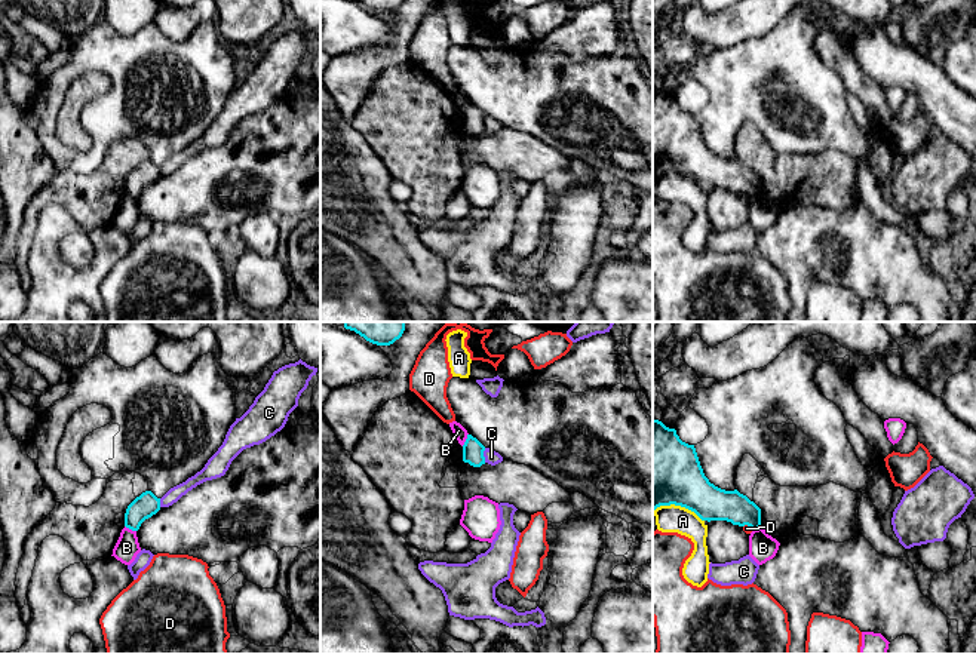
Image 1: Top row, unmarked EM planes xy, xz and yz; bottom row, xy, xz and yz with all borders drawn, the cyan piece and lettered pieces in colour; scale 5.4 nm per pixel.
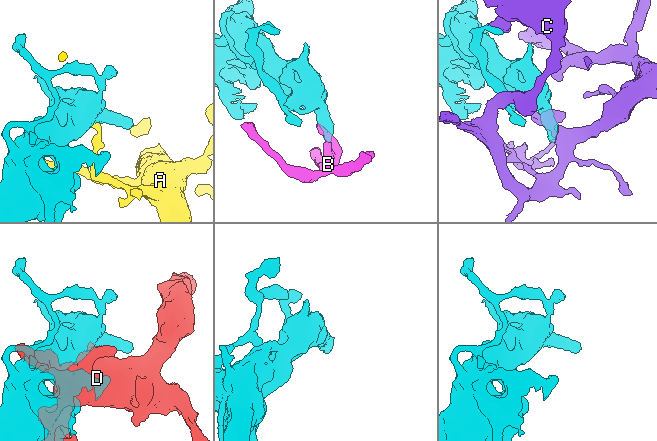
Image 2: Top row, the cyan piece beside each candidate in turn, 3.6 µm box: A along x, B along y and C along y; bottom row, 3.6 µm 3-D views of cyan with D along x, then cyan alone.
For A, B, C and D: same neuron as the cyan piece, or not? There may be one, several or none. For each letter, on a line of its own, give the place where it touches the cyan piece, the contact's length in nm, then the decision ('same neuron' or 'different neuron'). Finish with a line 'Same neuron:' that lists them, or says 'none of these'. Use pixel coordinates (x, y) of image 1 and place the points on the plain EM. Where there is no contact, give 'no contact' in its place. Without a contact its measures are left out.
A: meets cyan in yz at (678, 172); contact 280 nm long; different neuron
B: meets cyan in xz at (466, 107); contact 80 nm long; different neuron
C: meets cyan in xz at (482, 123); contact 80 nm long; different neuron
D: meets cyan in yz at (748, 193); contact 60 nm long; different neuron
Same neuron: none of these

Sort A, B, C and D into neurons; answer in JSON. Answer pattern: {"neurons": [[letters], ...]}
{"neurons": [["A"], ["B"], ["C"], ["D"]]}

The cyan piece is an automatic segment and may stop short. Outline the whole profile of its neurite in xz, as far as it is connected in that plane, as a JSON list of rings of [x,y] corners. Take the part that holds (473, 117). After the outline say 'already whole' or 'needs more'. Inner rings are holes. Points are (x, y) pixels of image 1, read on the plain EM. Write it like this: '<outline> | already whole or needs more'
[[[467,102],[467,107],[463,113],[463,129],[473,135],[481,135],[485,132],[484,119],[485,114],[476,105]]] | already whole

